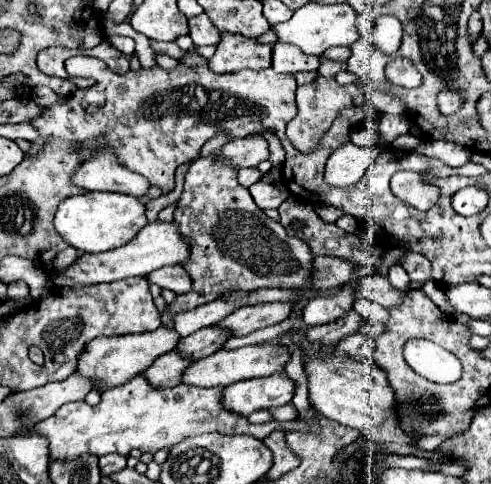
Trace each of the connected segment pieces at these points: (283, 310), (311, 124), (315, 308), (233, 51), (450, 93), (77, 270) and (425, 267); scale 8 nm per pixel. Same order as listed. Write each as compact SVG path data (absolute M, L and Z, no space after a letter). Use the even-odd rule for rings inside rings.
M272 302L272 304L256 304L256 306L244 306L234 310L228 318L224 318L220 324L230 328L234 336L246 336L254 330L278 324L288 318L294 302Z
M320 76L304 86L298 86L296 92L296 102L298 102L298 116L288 124L286 128L286 136L288 140L300 150L300 152L308 152L312 150L318 140L322 138L322 134L330 128L330 124L334 122L334 118L338 116L338 112L350 104L354 104L356 98L362 96L362 90L354 84L340 85L336 84L334 79L327 79Z
M352 282L340 286L332 296L318 296L310 298L304 306L304 322L306 326L316 326L316 324L328 324L338 318L342 318L350 306L354 304L352 298Z
M221 34L221 41L210 58L210 70L224 74L224 72L238 72L242 68L250 70L264 70L272 64L272 46L260 44L254 38L244 38L240 34Z
M444 90L438 96L438 106L442 114L454 114L462 102L460 102L460 92L458 90Z
M152 222L148 226L144 226L140 230L140 234L136 234L136 238L132 238L132 242L126 242L124 246L116 248L116 250L108 250L108 252L100 252L100 254L80 254L68 268L58 270L52 278L52 282L62 288L62 286L74 286L74 284L108 284L108 282L116 282L122 278L130 278L130 276L148 276L152 270L168 266L168 264L184 264L188 258L188 244L184 242L184 238L178 234L178 228L174 226L174 222L170 224L162 224L162 222Z
M406 250L398 264L410 274L410 280L418 280L418 282L430 280L430 262L426 256L412 252L412 250Z

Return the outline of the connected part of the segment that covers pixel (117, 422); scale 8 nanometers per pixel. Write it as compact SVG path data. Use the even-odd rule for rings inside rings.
M134 376L126 384L106 390L98 406L88 406L86 402L68 402L54 416L36 424L34 430L48 438L52 460L74 460L80 458L80 454L84 452L96 456L118 452L122 456L128 456L132 448L154 454L162 448L170 448L176 442L182 442L188 436L198 436L206 432L252 434L264 440L270 432L278 428L284 432L302 430L300 420L272 420L266 424L252 424L246 416L230 414L230 410L222 406L222 390L224 386L196 388L188 384L178 384L168 390L156 390L148 384L144 376Z

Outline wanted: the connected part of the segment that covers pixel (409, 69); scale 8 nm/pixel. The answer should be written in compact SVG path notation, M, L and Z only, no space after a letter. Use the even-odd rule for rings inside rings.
M396 56L388 62L386 78L390 82L396 82L396 86L402 86L402 88L416 88L422 82L422 76L416 70L416 66L412 66L408 62L408 58L400 58L400 56Z

